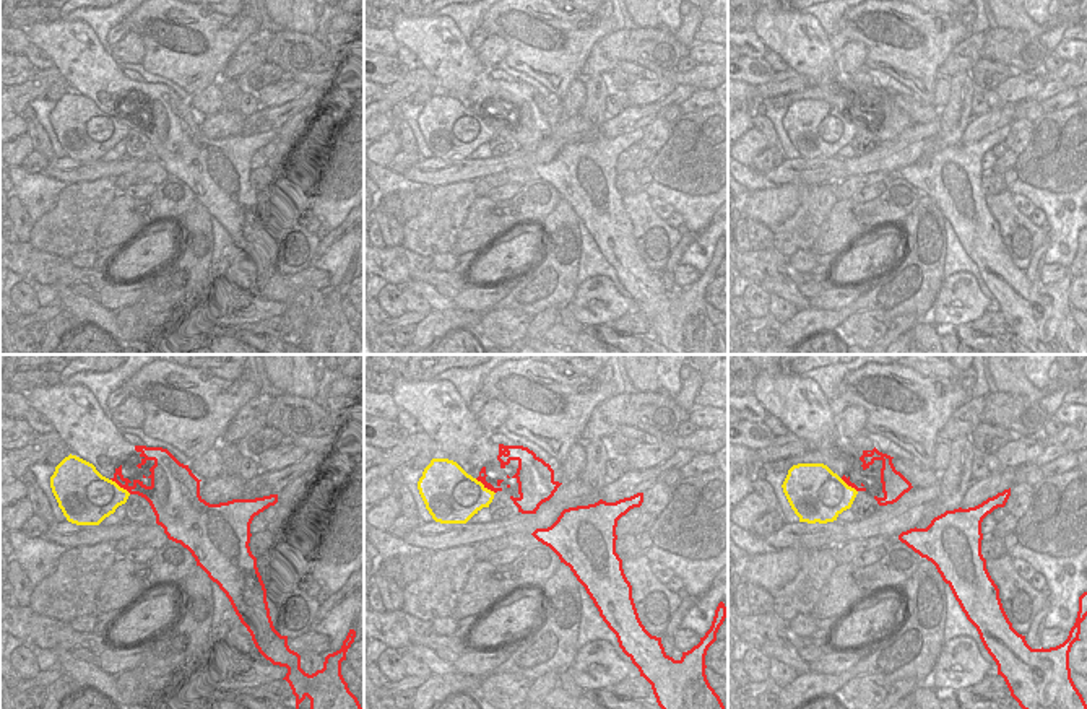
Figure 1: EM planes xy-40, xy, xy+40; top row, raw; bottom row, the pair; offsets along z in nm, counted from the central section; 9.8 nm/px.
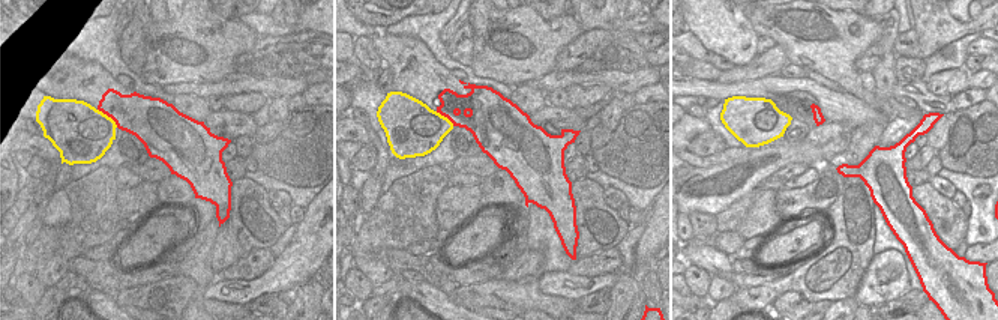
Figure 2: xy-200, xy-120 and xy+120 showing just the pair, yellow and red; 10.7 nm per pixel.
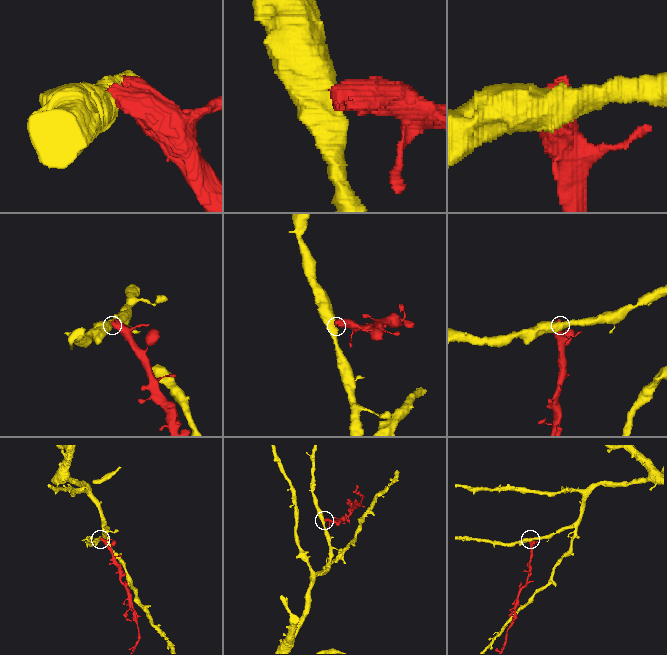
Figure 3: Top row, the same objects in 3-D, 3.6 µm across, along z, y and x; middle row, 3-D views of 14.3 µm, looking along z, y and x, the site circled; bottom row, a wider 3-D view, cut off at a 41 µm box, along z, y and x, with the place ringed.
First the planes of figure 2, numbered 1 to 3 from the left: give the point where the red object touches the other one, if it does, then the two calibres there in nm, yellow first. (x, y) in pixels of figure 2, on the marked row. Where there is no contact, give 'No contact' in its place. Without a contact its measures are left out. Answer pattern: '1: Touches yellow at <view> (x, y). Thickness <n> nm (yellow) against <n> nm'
1: Touches yellow at xy-200 (107, 116). Thickness 500 nm (yellow) against 380 nm
2: Touches yellow at xy-120 (443, 116). Thickness 440 nm (yellow) against 220 nm
3: No contact.

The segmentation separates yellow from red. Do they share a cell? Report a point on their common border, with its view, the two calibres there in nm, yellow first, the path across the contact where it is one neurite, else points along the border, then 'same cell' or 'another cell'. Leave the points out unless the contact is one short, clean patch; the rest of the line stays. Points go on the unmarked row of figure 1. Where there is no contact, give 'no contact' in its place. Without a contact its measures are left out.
xy (483, 121) | 440/60 nm | another cell

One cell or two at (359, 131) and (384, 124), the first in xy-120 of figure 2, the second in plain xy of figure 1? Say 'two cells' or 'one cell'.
one cell

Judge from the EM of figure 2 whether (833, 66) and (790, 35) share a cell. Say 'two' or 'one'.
one

